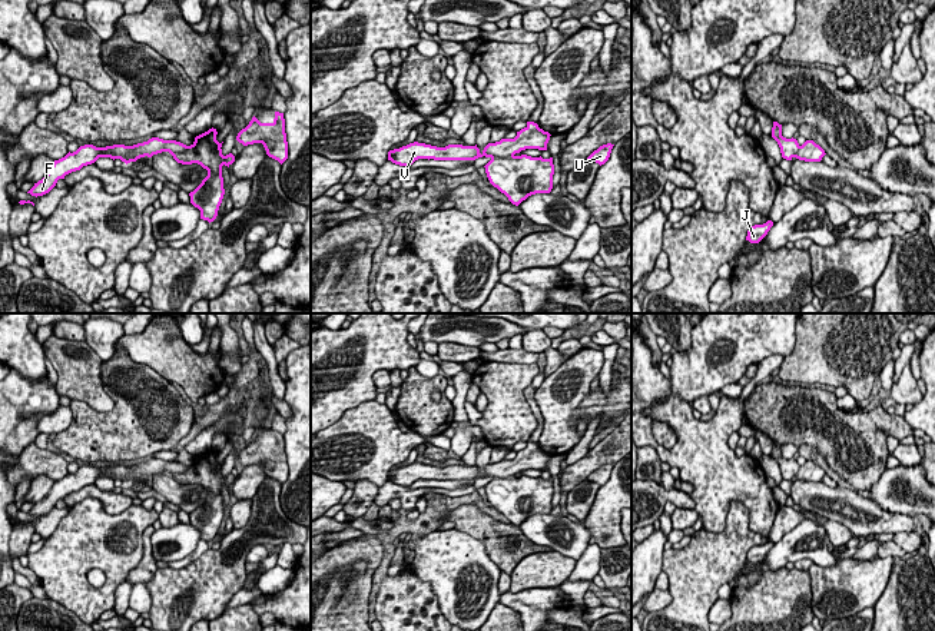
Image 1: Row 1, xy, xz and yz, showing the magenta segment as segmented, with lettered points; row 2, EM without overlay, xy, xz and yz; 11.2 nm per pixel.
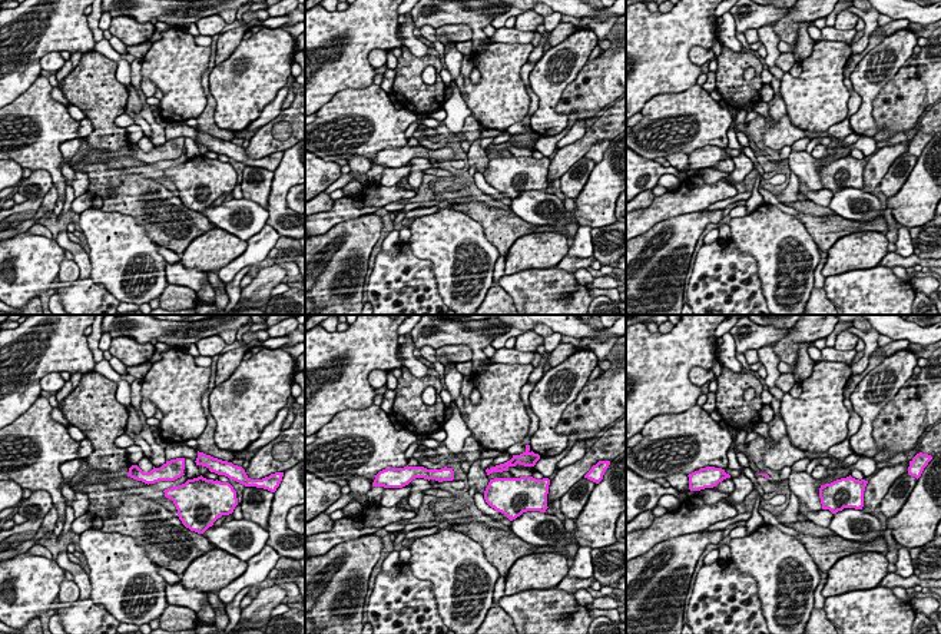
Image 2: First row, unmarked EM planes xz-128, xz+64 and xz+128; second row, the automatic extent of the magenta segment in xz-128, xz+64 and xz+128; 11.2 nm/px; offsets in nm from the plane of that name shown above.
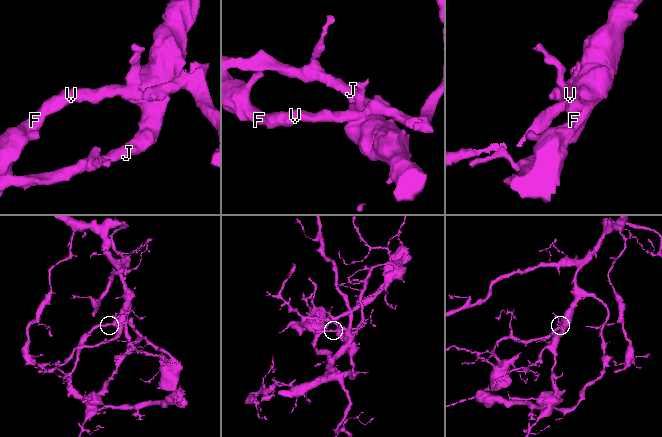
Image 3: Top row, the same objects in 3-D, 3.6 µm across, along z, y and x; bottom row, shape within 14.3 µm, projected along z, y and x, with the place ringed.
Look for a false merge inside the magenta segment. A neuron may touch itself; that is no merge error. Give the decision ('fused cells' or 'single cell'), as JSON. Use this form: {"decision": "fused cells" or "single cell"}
{"decision": "fused cells"}

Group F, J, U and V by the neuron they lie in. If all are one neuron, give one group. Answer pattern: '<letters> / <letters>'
F U V / J

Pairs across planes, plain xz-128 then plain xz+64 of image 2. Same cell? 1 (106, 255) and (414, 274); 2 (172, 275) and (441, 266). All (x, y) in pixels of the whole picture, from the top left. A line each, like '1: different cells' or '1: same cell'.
1: different cells
2: different cells

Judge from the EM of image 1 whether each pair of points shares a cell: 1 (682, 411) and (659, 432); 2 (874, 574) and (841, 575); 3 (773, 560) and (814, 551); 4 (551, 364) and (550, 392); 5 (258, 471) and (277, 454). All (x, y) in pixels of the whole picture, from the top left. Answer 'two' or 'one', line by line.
1: two
2: one
3: one
4: two
5: two

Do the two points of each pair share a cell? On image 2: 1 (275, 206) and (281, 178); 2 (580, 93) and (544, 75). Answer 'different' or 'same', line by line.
1: same
2: different

